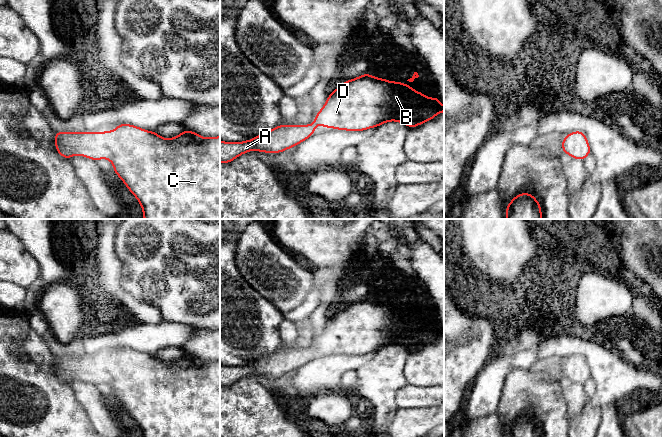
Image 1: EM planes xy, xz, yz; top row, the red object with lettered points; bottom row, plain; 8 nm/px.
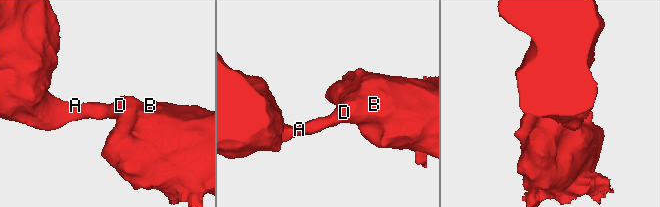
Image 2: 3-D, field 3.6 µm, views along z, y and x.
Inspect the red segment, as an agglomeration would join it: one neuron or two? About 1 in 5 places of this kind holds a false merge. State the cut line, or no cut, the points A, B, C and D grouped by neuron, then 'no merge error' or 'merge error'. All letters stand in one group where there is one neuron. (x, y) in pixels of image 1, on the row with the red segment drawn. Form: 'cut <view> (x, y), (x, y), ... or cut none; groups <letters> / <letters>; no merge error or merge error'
cut none; groups A B C D; no merge error

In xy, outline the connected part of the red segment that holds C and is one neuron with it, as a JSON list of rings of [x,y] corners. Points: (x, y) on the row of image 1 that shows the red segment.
[[[120,124],[110,132],[55,132],[55,139],[56,150],[68,160],[72,155],[110,160],[114,165],[113,172],[141,204],[144,219],[220,219],[220,136],[204,138],[184,130],[174,138],[165,139],[156,132]]]

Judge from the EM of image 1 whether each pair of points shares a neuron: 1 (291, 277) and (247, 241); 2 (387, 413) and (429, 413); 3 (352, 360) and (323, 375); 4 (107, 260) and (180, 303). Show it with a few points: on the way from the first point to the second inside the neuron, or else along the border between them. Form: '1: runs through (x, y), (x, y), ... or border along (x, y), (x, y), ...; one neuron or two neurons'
1: runs through (280, 274), (258, 252); one neuron
2: border along (398, 408), (389, 426); two neurons
3: runs through (345, 363), (330, 369); one neuron
4: border along (114, 249), (120, 261), (120, 285), (127, 291); two neurons

